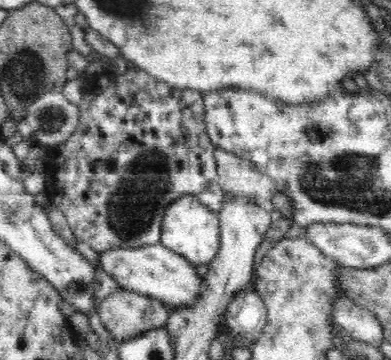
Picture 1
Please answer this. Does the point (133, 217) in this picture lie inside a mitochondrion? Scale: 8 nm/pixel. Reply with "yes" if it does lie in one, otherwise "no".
yes

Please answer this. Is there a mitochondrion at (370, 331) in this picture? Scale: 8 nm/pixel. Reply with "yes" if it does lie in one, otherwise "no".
no

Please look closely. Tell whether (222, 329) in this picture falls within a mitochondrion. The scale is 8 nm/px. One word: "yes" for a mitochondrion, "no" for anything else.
no

